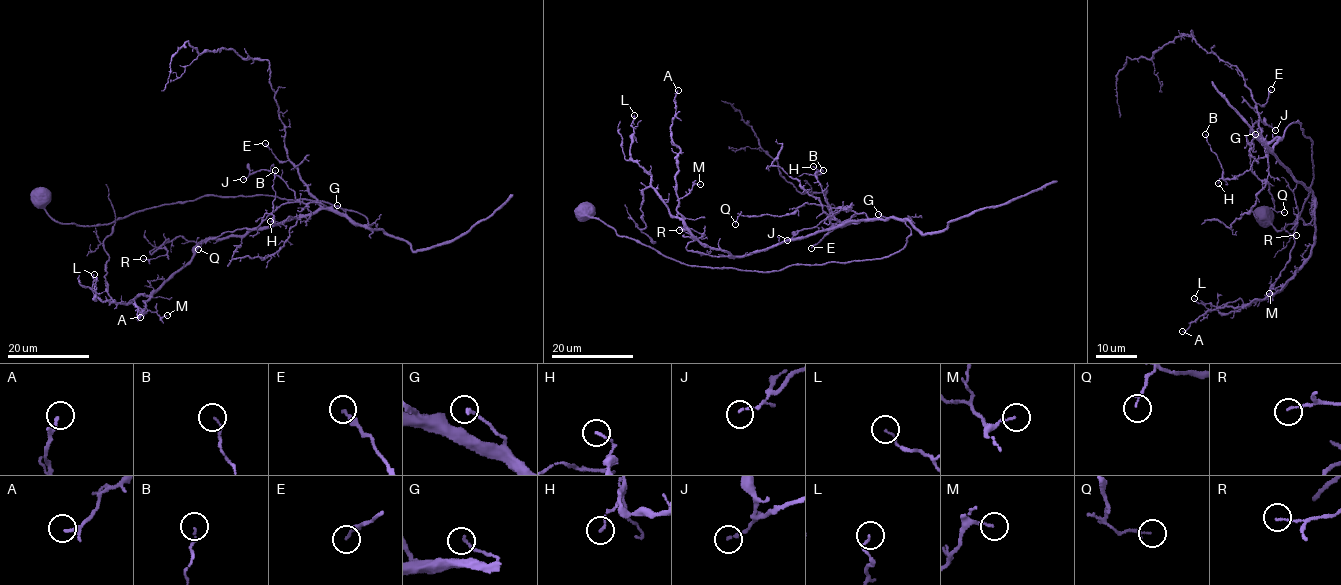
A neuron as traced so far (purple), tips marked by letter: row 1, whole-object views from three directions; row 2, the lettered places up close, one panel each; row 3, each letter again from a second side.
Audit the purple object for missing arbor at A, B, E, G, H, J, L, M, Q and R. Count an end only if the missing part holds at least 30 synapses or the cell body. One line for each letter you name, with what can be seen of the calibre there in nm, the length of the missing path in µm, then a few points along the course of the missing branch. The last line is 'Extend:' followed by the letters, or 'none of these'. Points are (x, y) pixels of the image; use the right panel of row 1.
Extend: none of these

